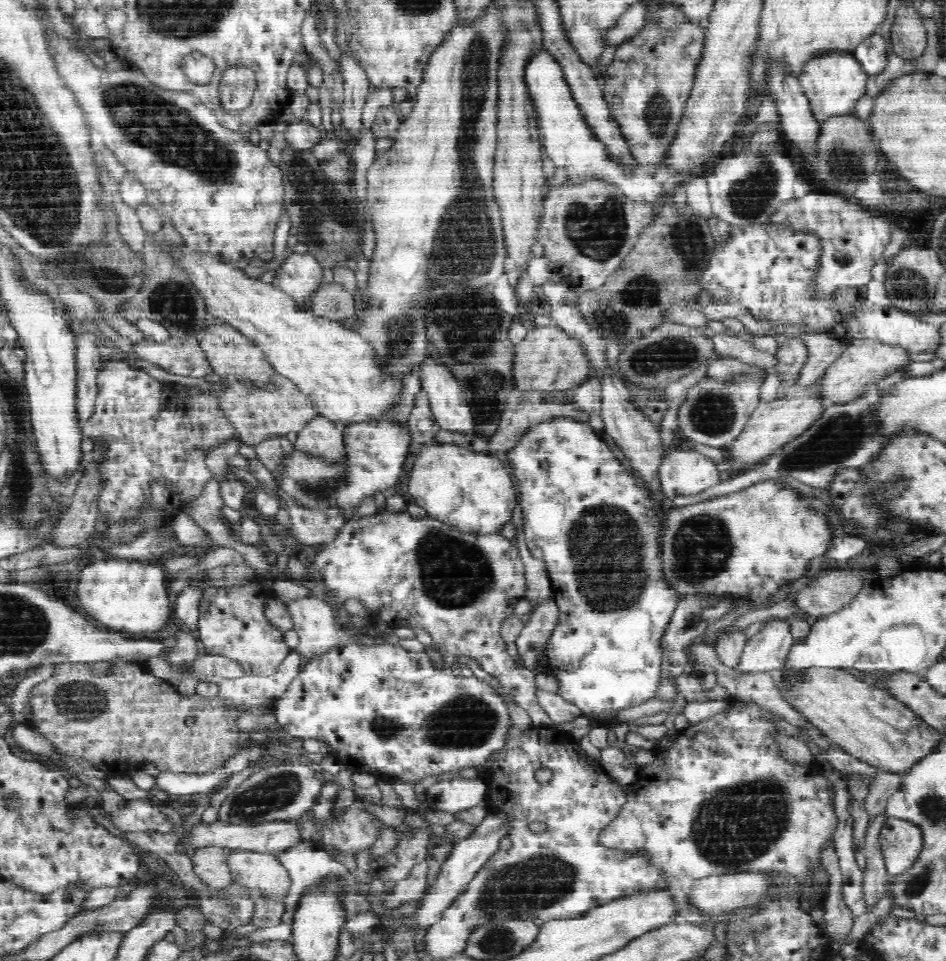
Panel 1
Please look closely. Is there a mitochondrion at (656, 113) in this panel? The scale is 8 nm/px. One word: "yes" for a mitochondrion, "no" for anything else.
yes

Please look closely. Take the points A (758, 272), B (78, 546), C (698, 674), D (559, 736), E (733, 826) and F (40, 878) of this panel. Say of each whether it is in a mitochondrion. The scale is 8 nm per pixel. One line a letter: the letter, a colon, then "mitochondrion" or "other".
A: other
B: other
C: other
D: other
E: mitochondrion
F: other

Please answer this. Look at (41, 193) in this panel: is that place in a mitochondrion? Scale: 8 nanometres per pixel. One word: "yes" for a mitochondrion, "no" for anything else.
yes

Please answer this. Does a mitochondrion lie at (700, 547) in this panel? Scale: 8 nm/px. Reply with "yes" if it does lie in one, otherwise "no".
yes

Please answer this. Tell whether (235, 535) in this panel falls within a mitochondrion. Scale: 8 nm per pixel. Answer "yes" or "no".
no

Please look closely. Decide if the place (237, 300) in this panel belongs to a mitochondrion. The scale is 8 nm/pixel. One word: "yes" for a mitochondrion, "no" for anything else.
no

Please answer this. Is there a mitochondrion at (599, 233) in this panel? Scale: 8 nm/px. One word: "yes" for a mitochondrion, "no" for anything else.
yes

